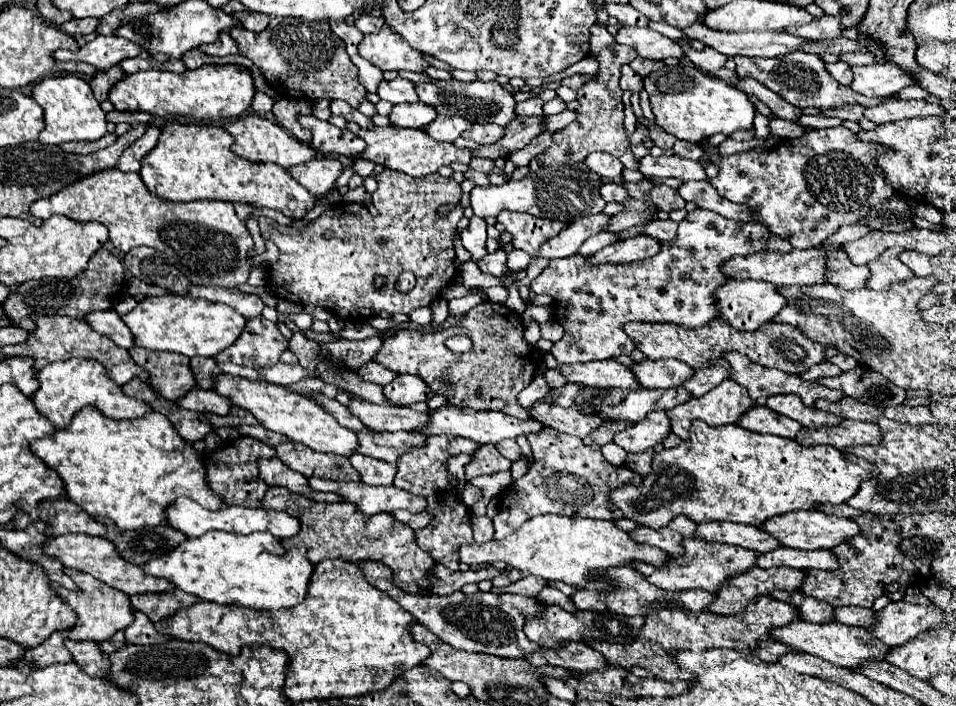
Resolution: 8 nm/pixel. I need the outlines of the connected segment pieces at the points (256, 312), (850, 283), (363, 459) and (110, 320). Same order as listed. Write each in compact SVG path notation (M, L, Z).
M191 284L187 294L191 298L203 298L203 300L209 300L209 302L227 304L227 306L235 308L239 314L243 314L245 318L261 316L261 310L265 306L259 296L243 294L235 288L217 288L217 286L195 286L195 284Z
M843 250L827 252L827 270L831 270L831 282L847 290L865 288L865 280L869 278L869 268L851 264Z
M353 454L349 462L359 472L361 482L373 484L373 486L391 486L393 484L393 476L397 472L395 464L387 464L383 460L375 460L363 454Z
M105 310L105 312L91 312L87 314L87 324L97 332L107 338L111 338L117 346L121 348L133 348L133 334L129 328L123 324L119 314L115 310Z

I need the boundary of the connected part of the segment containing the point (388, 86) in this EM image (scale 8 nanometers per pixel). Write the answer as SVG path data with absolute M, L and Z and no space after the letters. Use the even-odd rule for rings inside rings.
M395 78L391 82L383 80L379 82L379 88L377 88L377 96L381 100L387 100L391 104L403 104L403 102L419 102L419 96L415 92L415 86L405 80L405 78Z

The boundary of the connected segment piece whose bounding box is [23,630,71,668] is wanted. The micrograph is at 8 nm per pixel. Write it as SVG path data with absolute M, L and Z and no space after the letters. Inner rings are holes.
M67 630L63 632L55 632L51 634L51 638L47 638L43 644L29 648L27 654L23 656L23 660L33 666L33 668L43 668L49 664L65 664L71 662L71 654L69 650L63 646L63 640L67 638Z

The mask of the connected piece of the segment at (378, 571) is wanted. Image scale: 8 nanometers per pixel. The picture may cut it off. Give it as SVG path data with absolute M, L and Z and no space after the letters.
M359 562L357 566L363 570L363 576L367 578L367 582L371 582L371 586L389 594L419 624L423 624L427 630L437 634L441 642L453 648L493 654L501 658L525 658L529 652L537 648L523 632L525 616L529 614L541 616L541 606L537 598L513 596L513 594L497 596L493 592L481 592L481 590L471 596L463 592L453 592L449 596L435 596L435 594L421 594L421 592L411 594L391 584L391 570L387 570L387 566L379 562Z

